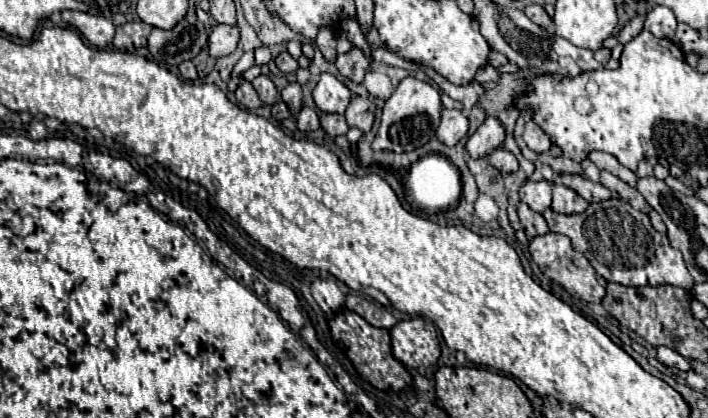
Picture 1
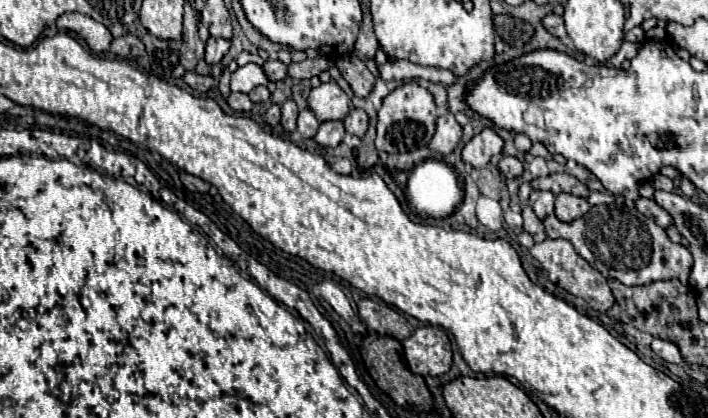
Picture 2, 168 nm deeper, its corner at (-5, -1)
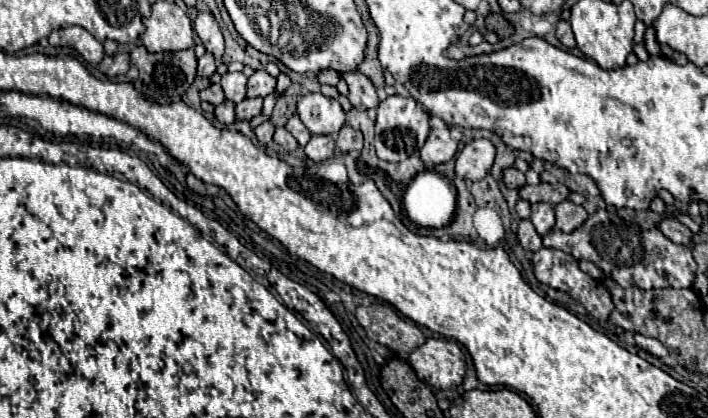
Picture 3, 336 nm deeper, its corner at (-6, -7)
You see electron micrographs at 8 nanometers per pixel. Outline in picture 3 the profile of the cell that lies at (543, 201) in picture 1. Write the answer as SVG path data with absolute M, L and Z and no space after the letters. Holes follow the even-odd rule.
M545 202L533 204L533 206L531 206L531 222L533 222L535 230L537 230L541 236L545 236L545 234L555 226L553 206L551 206L551 204L545 204Z

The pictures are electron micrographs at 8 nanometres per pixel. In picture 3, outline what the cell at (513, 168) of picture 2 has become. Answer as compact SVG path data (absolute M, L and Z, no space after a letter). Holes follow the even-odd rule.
M507 168L503 172L503 182L505 182L507 188L517 188L519 190L519 188L525 186L525 174L515 170L515 168Z

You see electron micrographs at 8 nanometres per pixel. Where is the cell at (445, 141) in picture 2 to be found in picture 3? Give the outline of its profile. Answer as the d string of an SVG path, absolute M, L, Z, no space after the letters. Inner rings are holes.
M441 126L441 128L431 128L423 148L419 150L419 156L425 162L425 166L437 166L449 162L455 156L455 152L457 152L457 142L451 138L449 126Z

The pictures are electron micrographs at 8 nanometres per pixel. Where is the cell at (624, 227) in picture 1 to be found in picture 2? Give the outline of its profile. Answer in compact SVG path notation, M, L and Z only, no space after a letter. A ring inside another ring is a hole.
M606 204L592 206L590 212L572 222L562 222L554 214L544 218L546 234L550 238L566 238L574 250L602 276L618 280L626 286L644 286L656 280L680 280L688 284L692 256L682 244L670 242L666 232L654 220L642 216L638 210L618 210Z

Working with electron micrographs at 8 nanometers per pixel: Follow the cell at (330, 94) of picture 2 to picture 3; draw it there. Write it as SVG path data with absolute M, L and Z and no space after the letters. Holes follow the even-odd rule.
M305 94L297 102L297 116L311 134L337 136L345 124L345 112L337 100L323 94Z

